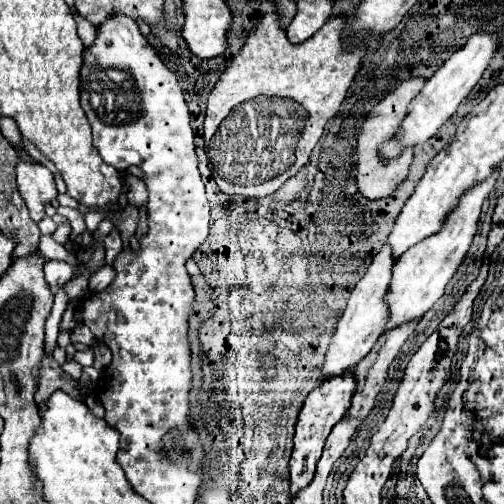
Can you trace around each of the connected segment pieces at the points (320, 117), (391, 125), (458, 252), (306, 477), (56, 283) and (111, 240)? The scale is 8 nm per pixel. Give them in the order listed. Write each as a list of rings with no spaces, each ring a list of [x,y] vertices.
[[[275,12],[265,14],[261,22],[249,30],[243,48],[227,64],[207,98],[203,124],[205,140],[211,140],[211,132],[219,128],[219,120],[223,120],[223,116],[227,116],[231,108],[239,108],[239,104],[247,104],[247,100],[255,100],[255,96],[287,98],[305,110],[303,128],[299,128],[299,152],[295,152],[295,164],[287,168],[287,178],[295,176],[297,170],[307,164],[311,150],[319,142],[327,120],[337,114],[361,66],[361,58],[365,56],[365,48],[347,46],[347,42],[341,40],[339,34],[343,26],[345,20],[341,16],[331,18],[307,42],[293,46],[287,42],[285,30],[279,28],[279,16],[275,16]]]
[[[423,76],[403,80],[393,92],[389,92],[379,104],[375,104],[375,108],[367,114],[365,122],[359,128],[359,134],[357,134],[357,162],[355,162],[357,174],[355,174],[355,182],[357,182],[359,194],[363,194],[369,200],[381,200],[381,198],[391,196],[397,190],[397,186],[409,174],[409,166],[411,166],[411,160],[413,160],[413,152],[407,150],[399,160],[391,160],[391,164],[379,164],[377,146],[383,144],[383,140],[389,140],[395,134],[395,128],[399,128],[399,124],[403,122],[405,108],[415,98],[415,94],[423,88],[423,84],[425,84],[425,78]]]
[[[497,168],[493,170],[491,178],[479,184],[479,188],[473,188],[473,192],[463,194],[459,208],[447,218],[447,224],[443,226],[443,232],[437,232],[435,236],[429,236],[429,240],[421,240],[415,248],[409,248],[393,266],[393,278],[385,296],[385,304],[389,310],[387,324],[383,332],[391,332],[393,328],[419,320],[423,314],[443,296],[447,282],[453,278],[455,270],[459,268],[463,256],[467,254],[473,236],[477,232],[477,222],[481,214],[481,204],[487,198],[487,194],[493,190],[497,178]]]
[[[351,372],[347,376],[339,376],[339,380],[327,380],[323,388],[315,388],[303,408],[301,416],[295,424],[295,438],[293,438],[293,454],[289,460],[289,474],[291,474],[291,498],[295,498],[311,480],[315,474],[315,466],[321,458],[323,444],[333,430],[333,426],[347,414],[347,408],[351,404],[351,392],[355,392],[355,384],[351,384]]]
[[[47,260],[45,266],[43,266],[43,274],[45,274],[45,280],[51,288],[51,292],[59,290],[65,282],[69,282],[75,272],[79,270],[79,262],[77,264],[67,264],[67,262],[61,262],[61,260]]]
[[[114,228],[104,240],[105,261],[107,265],[111,265],[113,260],[118,256],[123,248],[123,242],[118,229]]]

